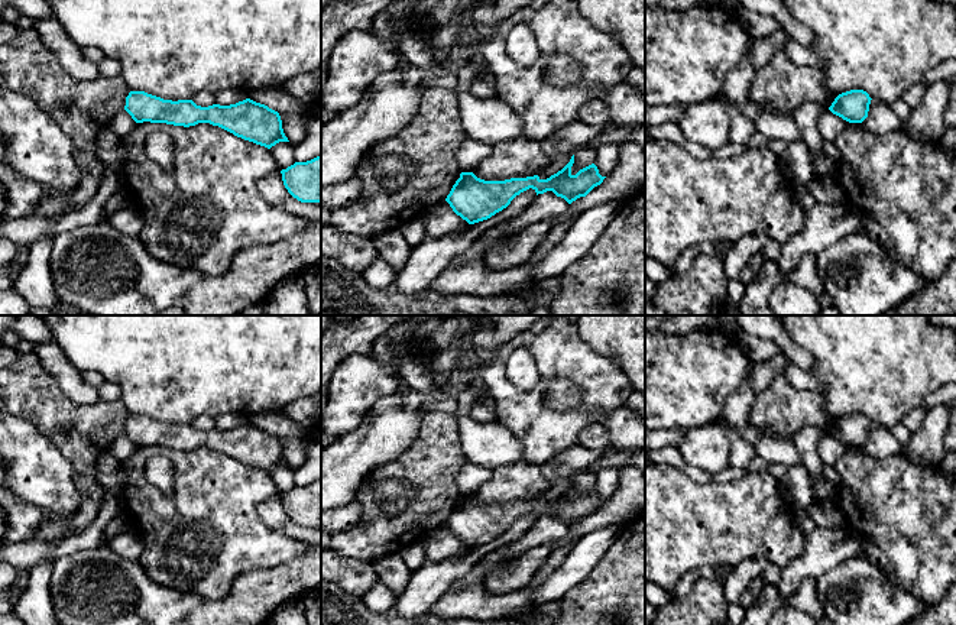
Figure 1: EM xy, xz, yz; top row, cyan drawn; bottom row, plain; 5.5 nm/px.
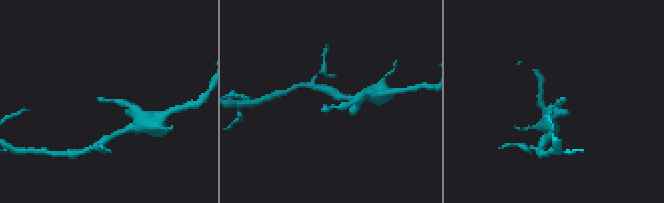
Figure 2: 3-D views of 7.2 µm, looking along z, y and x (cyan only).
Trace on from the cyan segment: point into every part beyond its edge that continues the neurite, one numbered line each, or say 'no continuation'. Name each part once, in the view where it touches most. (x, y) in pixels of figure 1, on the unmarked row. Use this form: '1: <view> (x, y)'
no continuation

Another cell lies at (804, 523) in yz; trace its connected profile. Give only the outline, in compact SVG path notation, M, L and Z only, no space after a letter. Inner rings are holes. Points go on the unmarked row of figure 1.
M794 512L795 524L800 528L800 531L807 535L814 528L817 528L816 522L810 518L807 512Z

